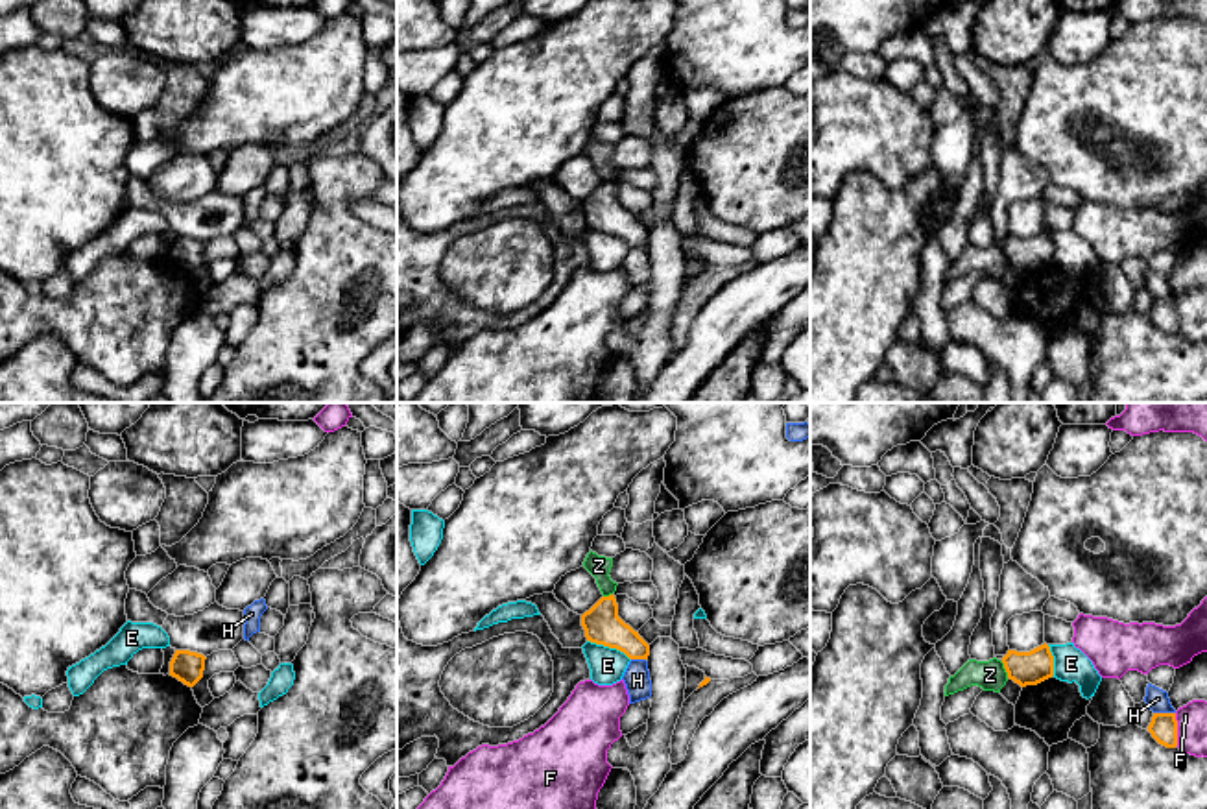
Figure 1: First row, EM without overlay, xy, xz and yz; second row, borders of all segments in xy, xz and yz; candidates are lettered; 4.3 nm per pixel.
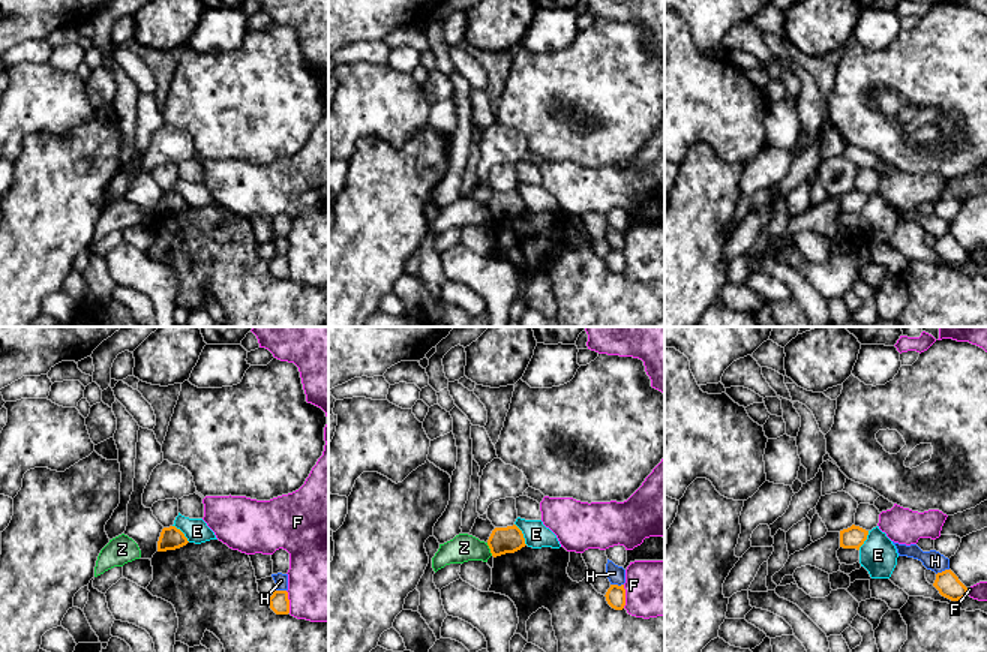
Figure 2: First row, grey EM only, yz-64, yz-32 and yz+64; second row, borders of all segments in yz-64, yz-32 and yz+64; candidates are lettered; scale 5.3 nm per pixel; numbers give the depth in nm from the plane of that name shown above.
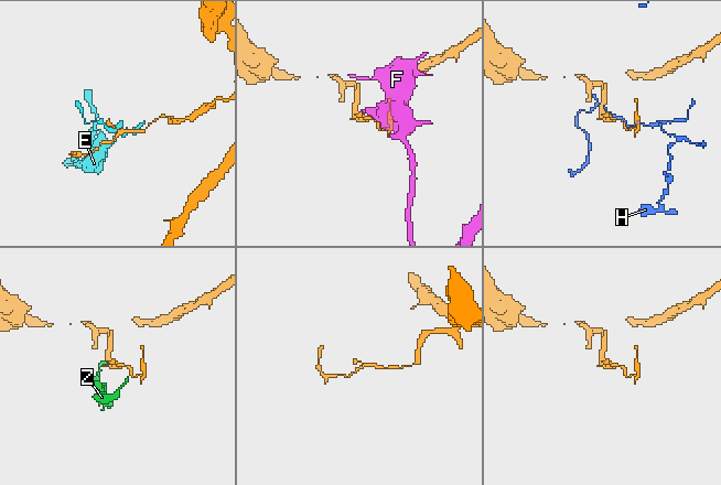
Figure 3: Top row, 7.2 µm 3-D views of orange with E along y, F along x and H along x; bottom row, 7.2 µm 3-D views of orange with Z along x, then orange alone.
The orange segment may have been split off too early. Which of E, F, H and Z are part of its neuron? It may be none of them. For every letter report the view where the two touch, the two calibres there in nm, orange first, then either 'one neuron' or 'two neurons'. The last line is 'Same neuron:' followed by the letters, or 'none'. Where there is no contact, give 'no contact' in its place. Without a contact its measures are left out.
E: meets orange in xz; 160 nm thick on the orange side, 160 nm on the other; two neurons
F: meets orange in yz; 120 nm thick on the orange side, 130 nm on the other; two neurons
H: meets orange in yz; 120 nm thick on the orange side, 90 nm on the other; two neurons
Z: meets orange in yz; 150 nm thick on the orange side, 130 nm on the other; two neurons
Same neuron: none

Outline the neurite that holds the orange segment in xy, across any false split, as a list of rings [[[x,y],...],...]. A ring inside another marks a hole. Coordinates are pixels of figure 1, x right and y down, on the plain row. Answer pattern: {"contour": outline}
{"contour": [[[175,236],[170,248],[170,262],[177,264],[188,273],[194,273],[205,257],[205,242],[190,236]]]}

